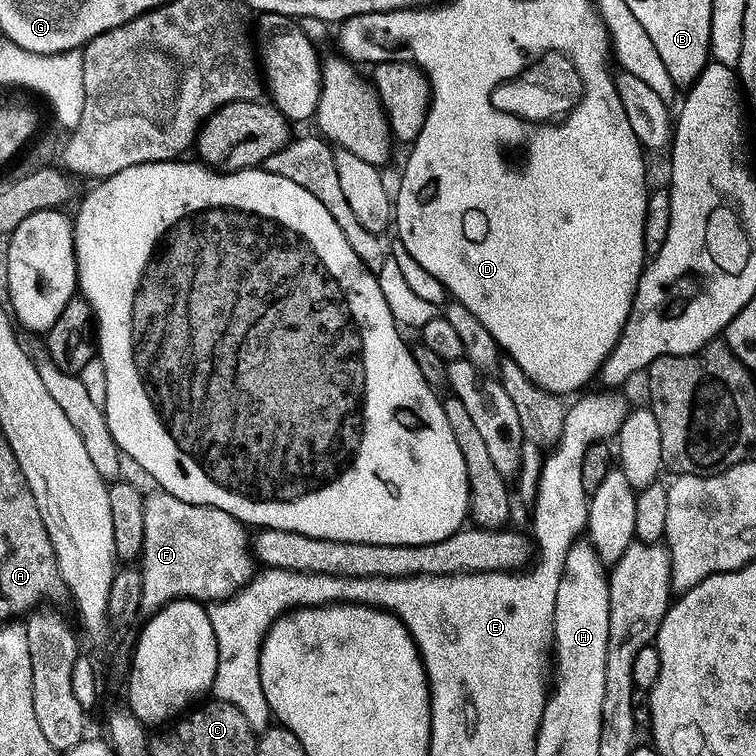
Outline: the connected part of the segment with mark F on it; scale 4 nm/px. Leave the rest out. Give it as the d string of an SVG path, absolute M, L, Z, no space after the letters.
M213 509L212 521L208 518L188 518L182 512L174 518L145 517L143 522L144 536L140 553L140 571L142 573L142 606L152 612L174 600L188 599L197 603L213 604L227 600L236 595L250 579L246 570L246 532L247 529L239 520L226 516Z

